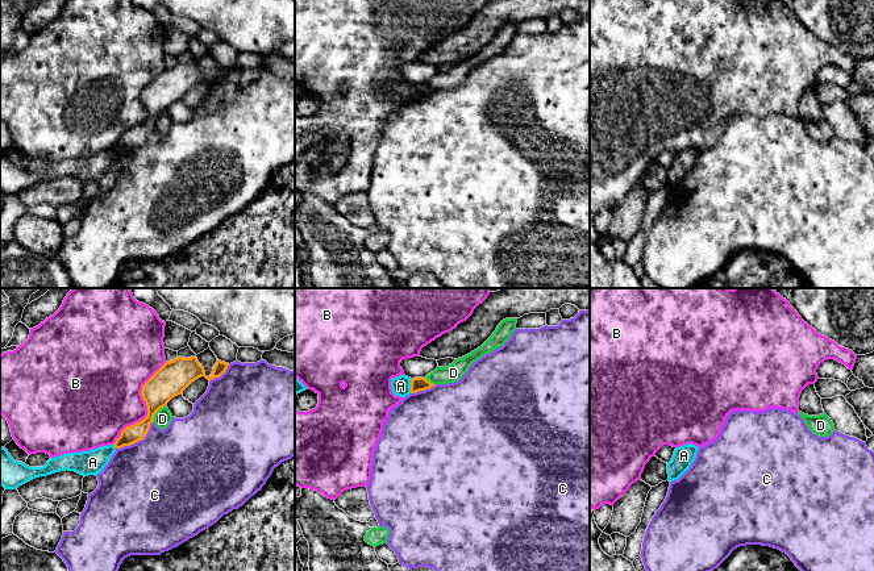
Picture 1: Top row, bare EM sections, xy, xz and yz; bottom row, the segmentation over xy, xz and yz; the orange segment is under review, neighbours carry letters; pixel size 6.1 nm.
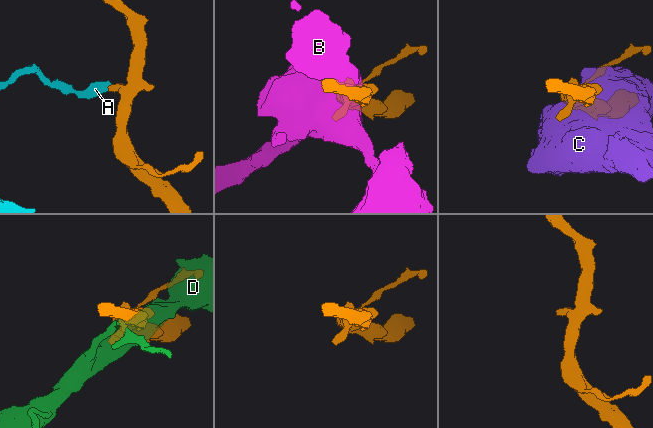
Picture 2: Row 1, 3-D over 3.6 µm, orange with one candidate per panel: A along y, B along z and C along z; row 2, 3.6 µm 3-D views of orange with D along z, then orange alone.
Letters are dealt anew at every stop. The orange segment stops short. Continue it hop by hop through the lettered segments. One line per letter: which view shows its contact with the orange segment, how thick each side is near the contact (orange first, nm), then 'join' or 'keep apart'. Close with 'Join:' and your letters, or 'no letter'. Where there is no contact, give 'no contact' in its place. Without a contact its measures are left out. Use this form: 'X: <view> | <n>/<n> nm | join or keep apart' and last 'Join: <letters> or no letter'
A: xz | 90/120 nm | keep apart
B: xy | 200/420 nm | keep apart
C: xy | 110/500 nm | keep apart
D: xy | 200/110 nm | keep apart
Join: no letter

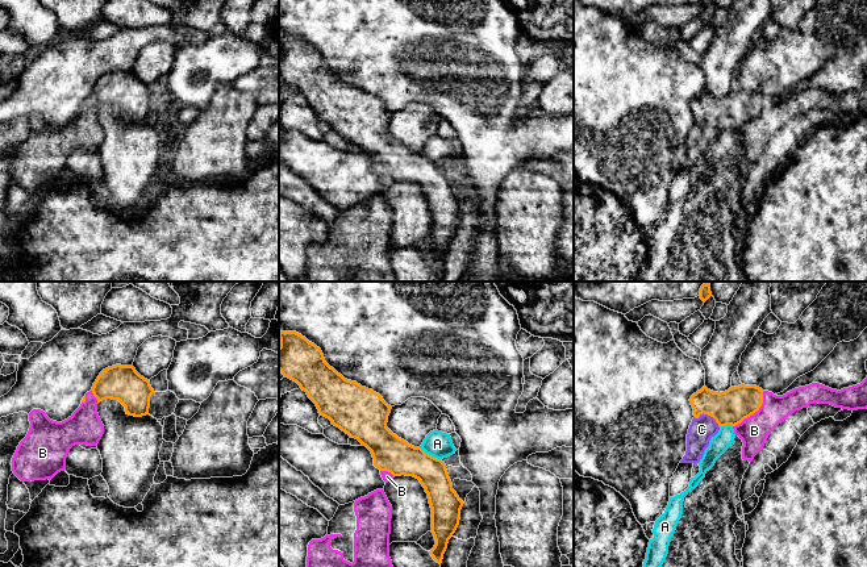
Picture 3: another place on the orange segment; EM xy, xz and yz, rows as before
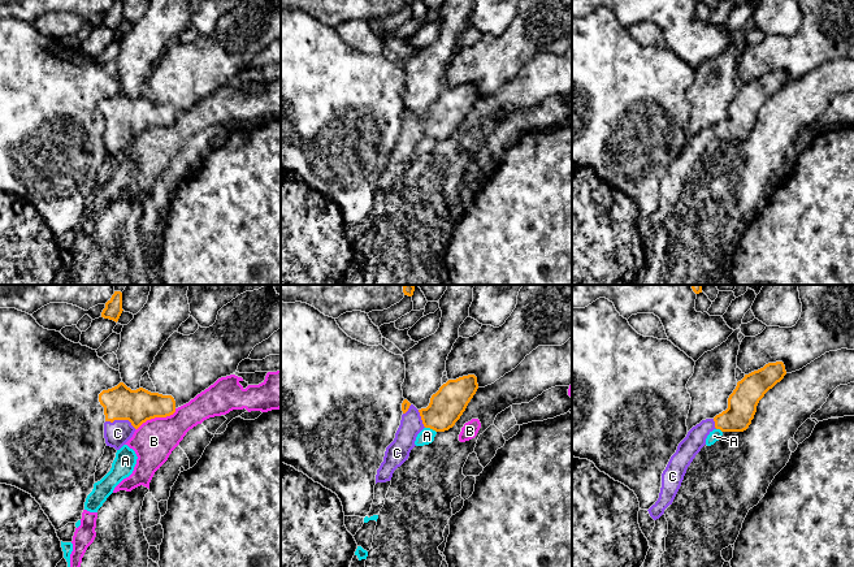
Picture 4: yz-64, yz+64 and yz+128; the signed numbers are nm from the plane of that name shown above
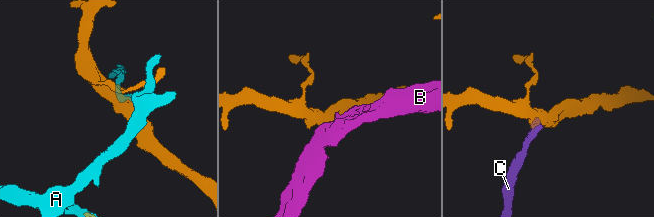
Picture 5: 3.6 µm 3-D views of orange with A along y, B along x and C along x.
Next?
A: xz | 220/160 nm | keep apart
B: yz | 220/190 nm | keep apart
C: yz | 220/150 nm | join
Join: C

